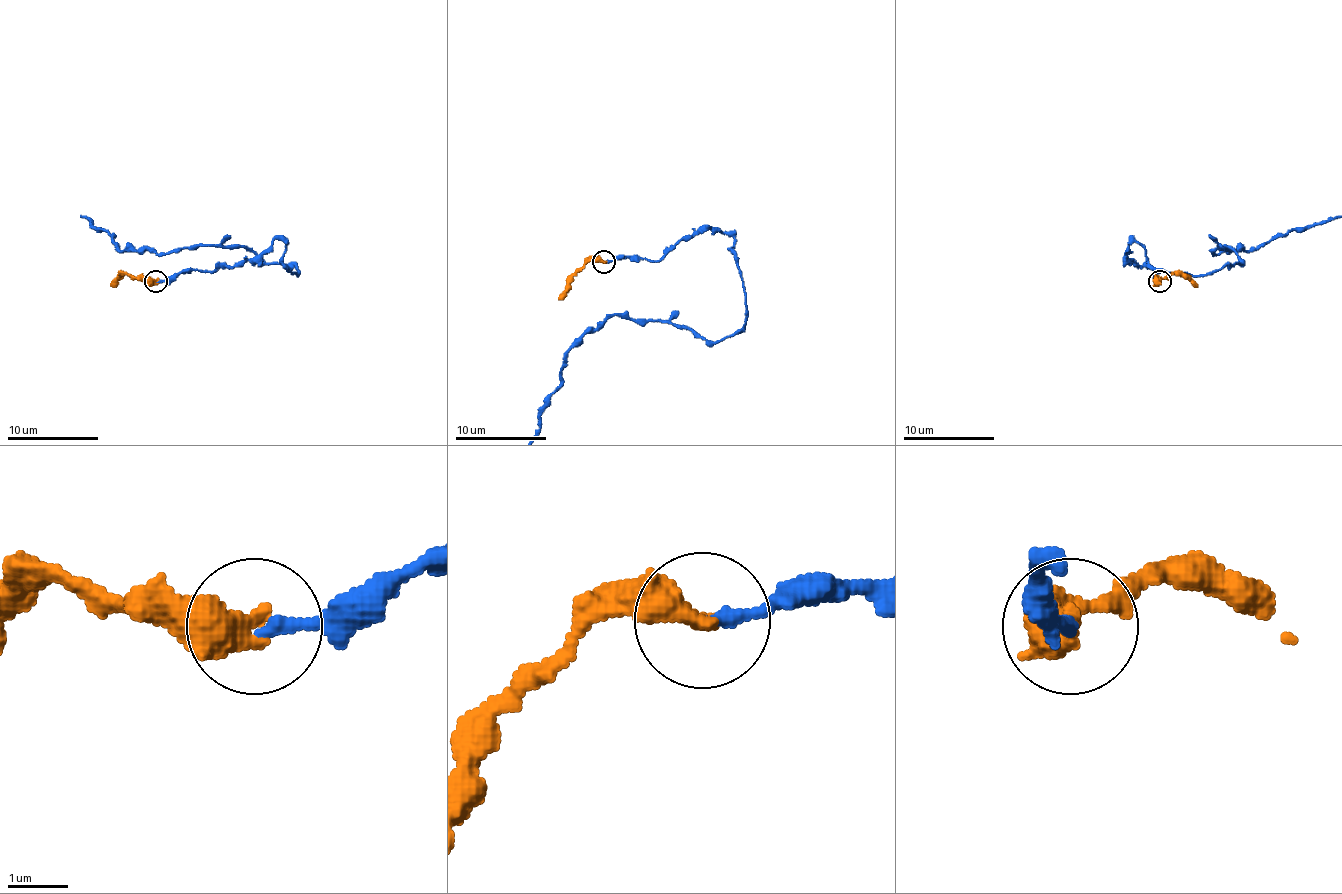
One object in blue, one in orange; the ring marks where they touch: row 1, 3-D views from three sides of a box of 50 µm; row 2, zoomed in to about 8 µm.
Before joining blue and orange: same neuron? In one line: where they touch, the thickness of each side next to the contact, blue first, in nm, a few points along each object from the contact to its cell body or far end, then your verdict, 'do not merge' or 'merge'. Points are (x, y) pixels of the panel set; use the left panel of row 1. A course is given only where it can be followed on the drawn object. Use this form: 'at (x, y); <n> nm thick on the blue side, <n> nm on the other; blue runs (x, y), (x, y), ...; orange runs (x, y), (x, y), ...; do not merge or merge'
at (156, 281); 200 nm thick on the blue side, 550 nm on the other; orange runs (156, 282), (143, 282), (122, 275), (111, 286); merge

